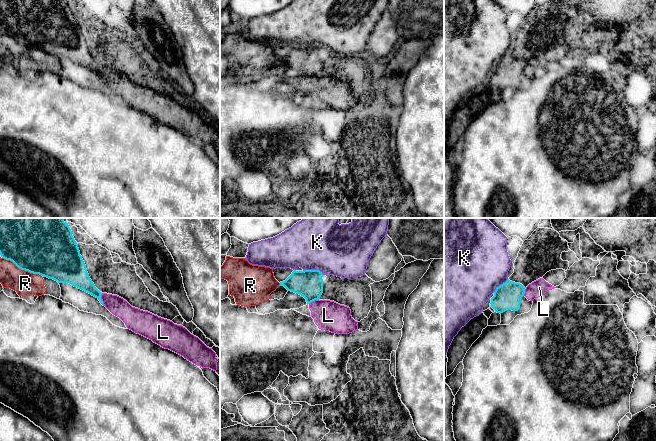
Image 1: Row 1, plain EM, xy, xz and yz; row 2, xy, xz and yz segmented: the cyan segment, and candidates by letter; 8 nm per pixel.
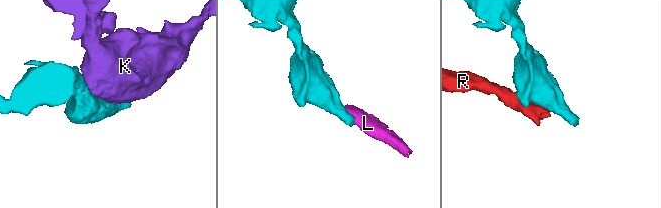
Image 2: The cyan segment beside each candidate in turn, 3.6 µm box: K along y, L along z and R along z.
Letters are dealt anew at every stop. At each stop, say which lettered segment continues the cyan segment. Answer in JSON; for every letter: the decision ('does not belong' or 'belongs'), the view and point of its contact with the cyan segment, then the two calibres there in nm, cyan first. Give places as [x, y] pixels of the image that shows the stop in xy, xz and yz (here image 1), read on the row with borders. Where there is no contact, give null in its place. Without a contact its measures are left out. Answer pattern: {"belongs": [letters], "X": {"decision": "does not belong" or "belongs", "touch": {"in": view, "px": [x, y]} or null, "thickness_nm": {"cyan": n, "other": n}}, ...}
{"belongs": [], "K": {"decision": "does not belong", "touch": {"in": "xz", "px": [313, 270]}, "thickness_nm": {"cyan": 220, "other": 440}}, "L": {"decision": "does not belong", "touch": {"in": "xy", "px": [101, 299]}, "thickness_nm": {"cyan": 160, "other": 150}}, "R": {"decision": "does not belong", "touch": {"in": "xy", "px": [22, 269]}, "thickness_nm": {"cyan": 500, "other": 190}}}

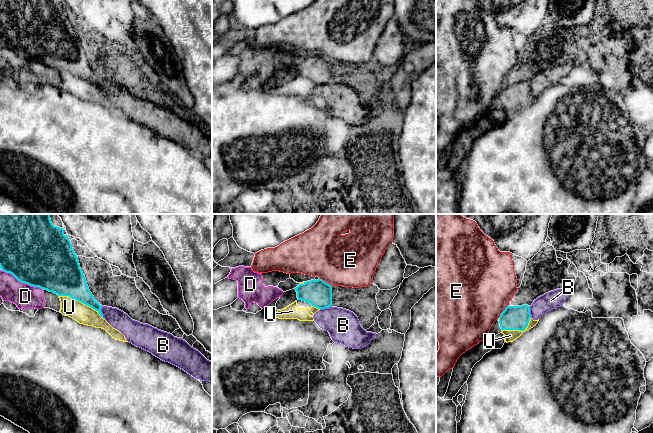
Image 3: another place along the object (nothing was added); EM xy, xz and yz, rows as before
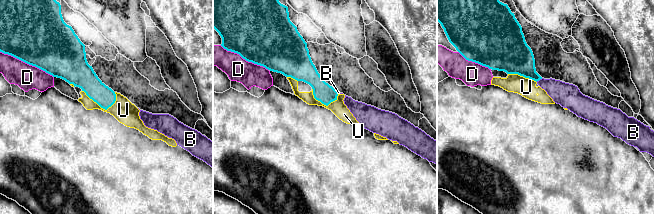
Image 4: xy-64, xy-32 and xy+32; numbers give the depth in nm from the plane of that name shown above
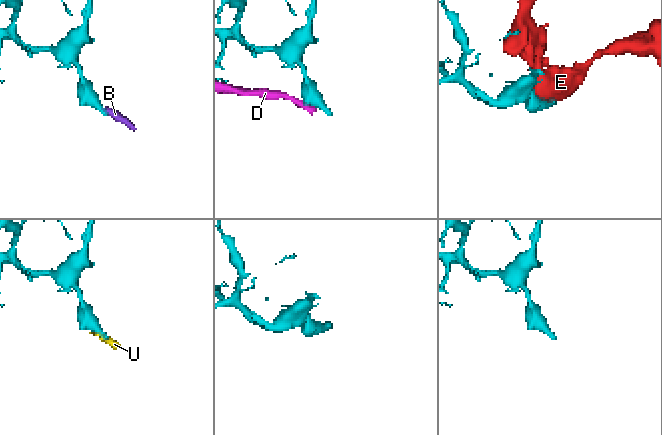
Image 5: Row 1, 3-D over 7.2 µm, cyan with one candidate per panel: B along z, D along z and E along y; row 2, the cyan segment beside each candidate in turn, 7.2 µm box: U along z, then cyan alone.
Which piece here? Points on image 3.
{"belongs": ["U"], "B": {"decision": "does not belong", "touch": {"in": "xy", "px": [101, 312]}, "thickness_nm": {"cyan": 160, "other": 150}}, "D": {"decision": "does not belong", "touch": {"in": "xy", "px": [22, 282]}, "thickness_nm": {"cyan": 500, "other": 190}}, "E": {"decision": "does not belong", "touch": {"in": "xz", "px": [324, 281]}, "thickness_nm": {"cyan": 220, "other": 420}}, "U": {"decision": "belongs", "touch": {"in": "xy", "px": [82, 302]}, "thickness_nm": {"cyan": 300, "other": 140}}}

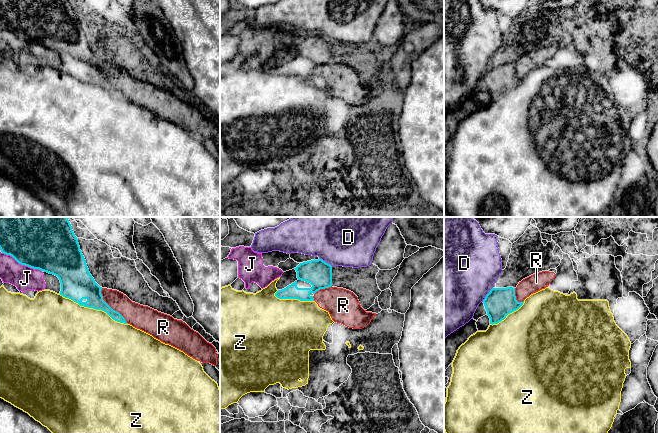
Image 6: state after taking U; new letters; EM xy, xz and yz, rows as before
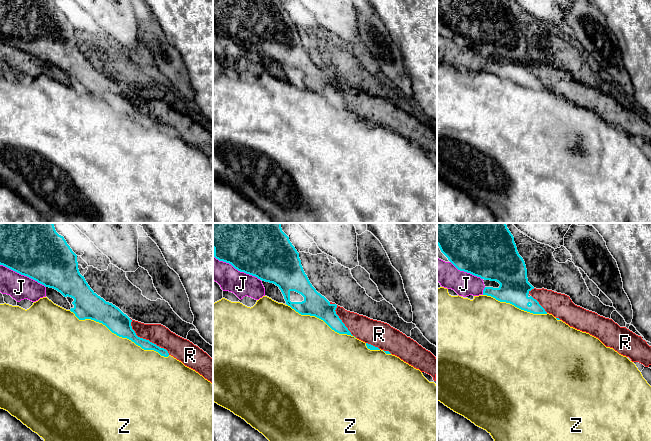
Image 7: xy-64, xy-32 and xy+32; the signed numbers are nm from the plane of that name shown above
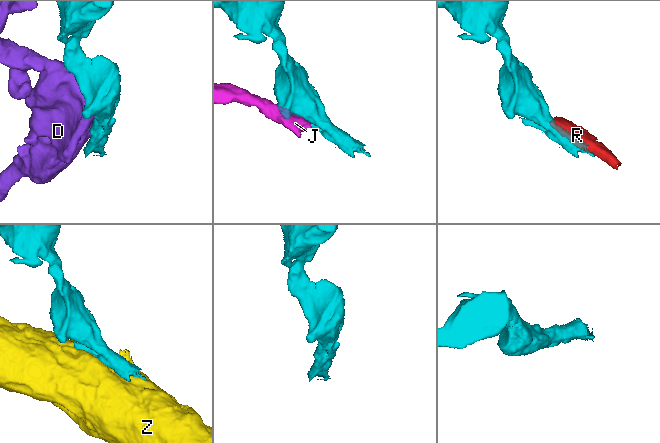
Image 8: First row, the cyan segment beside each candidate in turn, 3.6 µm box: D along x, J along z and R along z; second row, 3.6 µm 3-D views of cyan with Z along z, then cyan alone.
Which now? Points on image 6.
{"belongs": [], "D": {"decision": "does not belong", "touch": {"in": "yz", "px": [487, 294]}, "thickness_nm": {"cyan": 240, "other": 500}}, "J": {"decision": "does not belong", "touch": {"in": "xy", "px": [22, 264]}, "thickness_nm": {"cyan": 500, "other": 190}}, "R": {"decision": "does not belong", "touch": {"in": "xy", "px": [110, 307]}, "thickness_nm": {"cyan": 180, "other": 190}}, "Z": {"decision": "does not belong", "touch": {"in": "xy", "px": [93, 308]}, "thickness_nm": {"cyan": 260, "other": 500}}}

